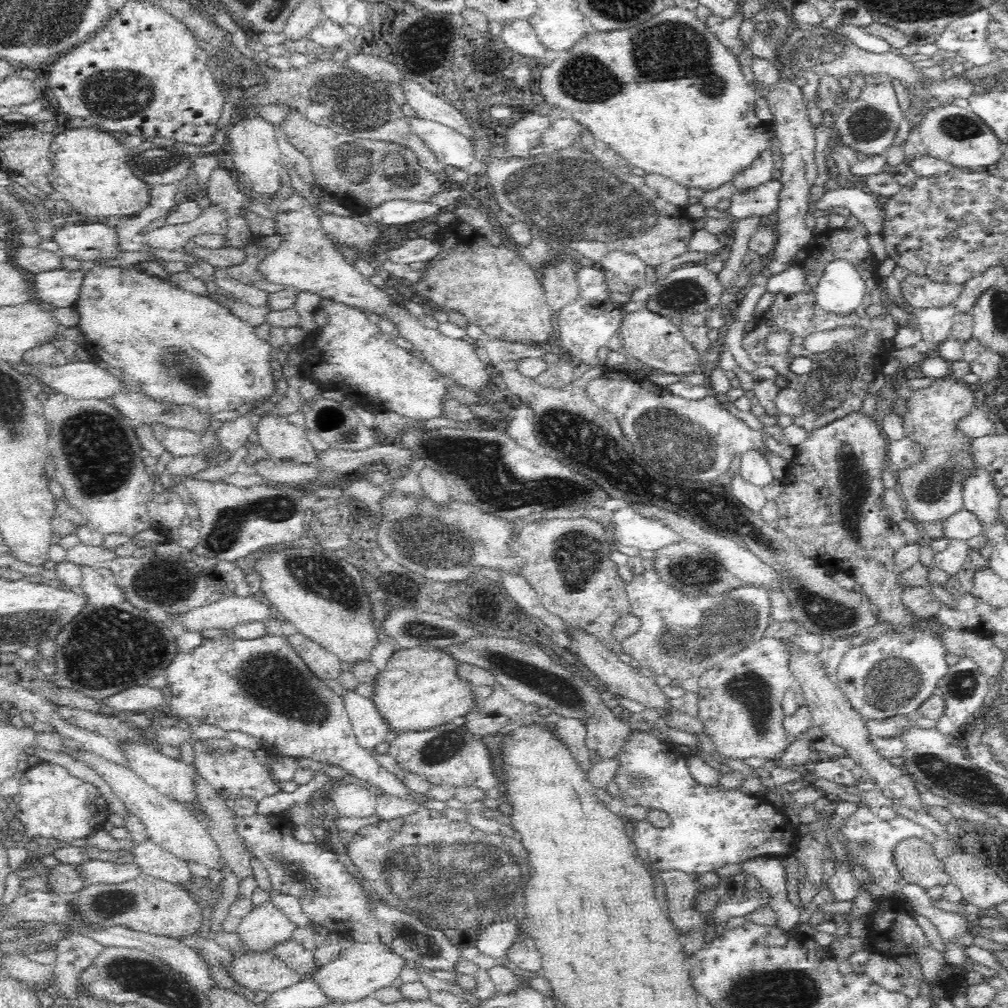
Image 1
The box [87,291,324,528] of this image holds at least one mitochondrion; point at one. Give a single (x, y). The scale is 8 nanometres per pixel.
(188, 372)

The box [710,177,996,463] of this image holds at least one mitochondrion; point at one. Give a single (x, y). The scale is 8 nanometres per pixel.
(828, 391)

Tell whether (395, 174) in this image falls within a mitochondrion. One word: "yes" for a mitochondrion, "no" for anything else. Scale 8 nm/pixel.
yes

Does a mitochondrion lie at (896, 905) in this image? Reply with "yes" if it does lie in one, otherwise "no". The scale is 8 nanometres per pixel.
no

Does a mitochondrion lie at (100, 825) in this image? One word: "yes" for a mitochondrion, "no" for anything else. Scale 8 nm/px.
no

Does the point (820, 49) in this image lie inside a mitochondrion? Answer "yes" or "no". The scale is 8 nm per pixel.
yes

